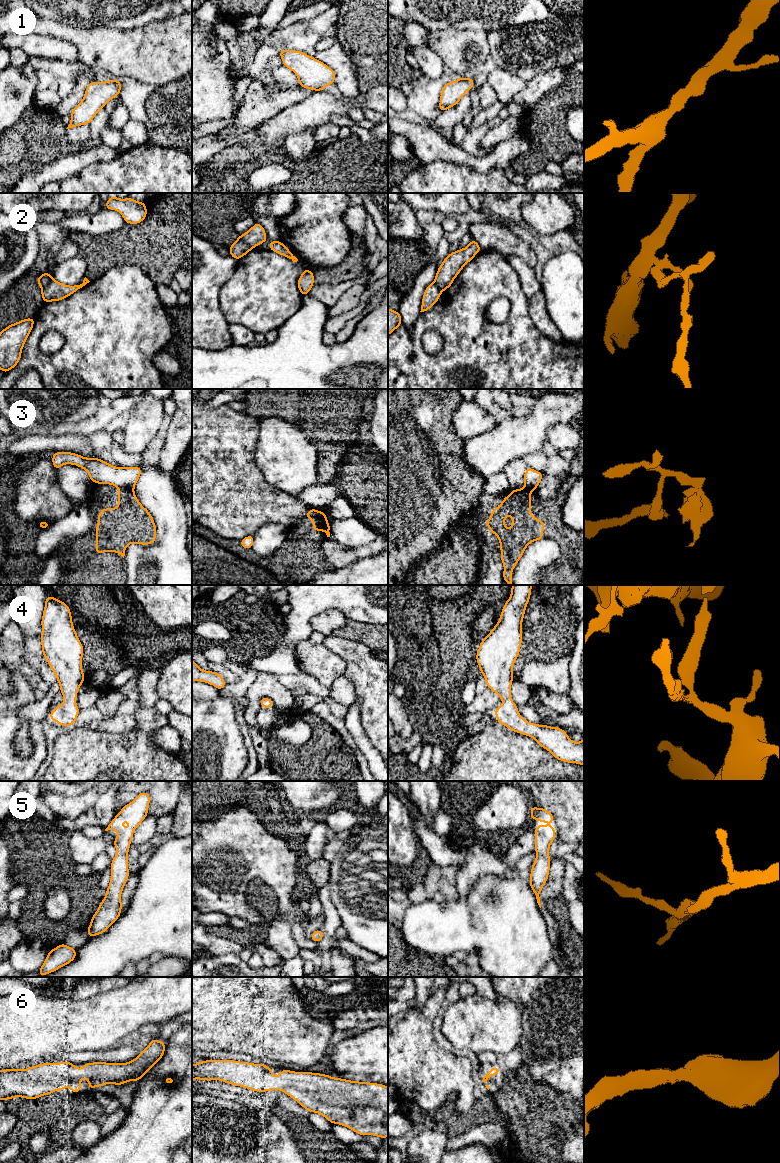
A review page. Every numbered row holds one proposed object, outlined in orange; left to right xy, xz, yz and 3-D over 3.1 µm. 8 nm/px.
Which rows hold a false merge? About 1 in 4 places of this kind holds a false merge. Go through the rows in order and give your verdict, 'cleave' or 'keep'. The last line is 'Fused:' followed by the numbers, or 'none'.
1: keep
2: cleave
3: cleave
4: keep
5: keep
6: keep
Fused: 2, 3

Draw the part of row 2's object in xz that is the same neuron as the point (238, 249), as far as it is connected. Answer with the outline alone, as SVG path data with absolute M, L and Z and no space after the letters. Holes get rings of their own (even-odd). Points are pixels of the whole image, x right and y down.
M238 238L232 245L229 247L230 256L234 259L239 260L241 257L245 256L253 248Z

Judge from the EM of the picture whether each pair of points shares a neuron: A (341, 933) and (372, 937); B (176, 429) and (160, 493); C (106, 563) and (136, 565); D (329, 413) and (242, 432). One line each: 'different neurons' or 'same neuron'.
A: different neurons
B: different neurons
C: different neurons
D: different neurons

